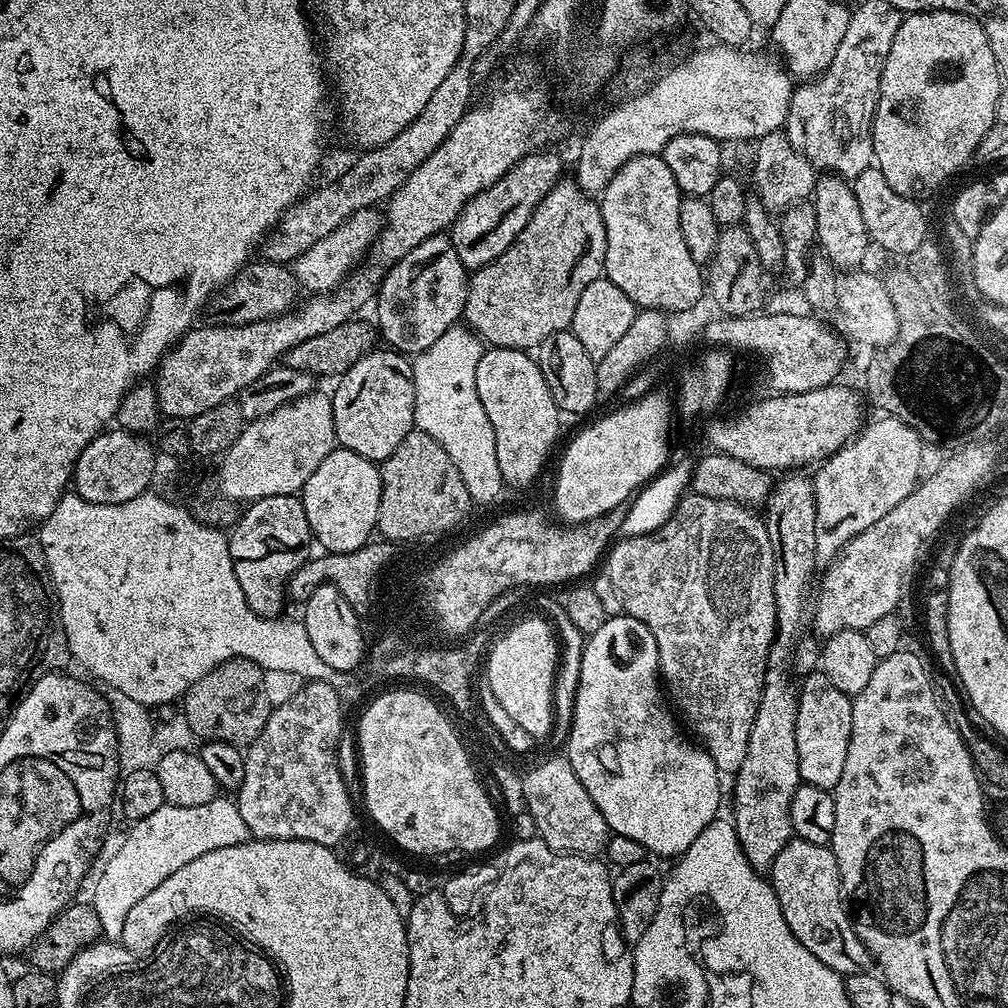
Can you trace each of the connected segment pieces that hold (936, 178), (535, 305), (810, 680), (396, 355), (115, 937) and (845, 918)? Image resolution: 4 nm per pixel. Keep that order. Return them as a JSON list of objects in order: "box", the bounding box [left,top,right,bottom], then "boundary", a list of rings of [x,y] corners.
[{"box":[872,12,1002,198],"boundary":[[[909,12],[901,19],[898,34],[894,34],[894,43],[890,46],[890,54],[886,54],[886,62],[880,79],[880,97],[876,113],[872,119],[872,154],[875,167],[880,169],[886,182],[898,194],[909,198],[919,197],[919,192],[932,192],[939,184],[944,184],[964,163],[976,155],[978,142],[982,142],[986,130],[990,130],[990,122],[994,122],[994,105],[998,102],[998,94],[1002,87],[1002,79],[995,64],[993,51],[984,33],[984,25],[975,15],[963,12]]]},{"box":[462,178,606,350],"boundary":[[[562,178],[538,202],[538,210],[526,222],[522,234],[494,262],[475,269],[468,281],[468,297],[462,317],[485,345],[493,348],[536,350],[550,334],[569,331],[574,318],[574,306],[582,298],[582,290],[590,282],[601,279],[606,258],[606,226],[599,203],[580,189],[575,179]]]},{"box":[795,670,853,789],"boundary":[[[813,670],[803,677],[797,700],[795,744],[798,746],[798,770],[803,783],[819,788],[835,789],[842,778],[842,765],[846,763],[846,750],[850,750],[852,733],[853,697],[842,694],[824,672]]]},{"box":[330,350,414,462],"boundary":[[[373,350],[367,352],[350,370],[335,381],[336,389],[330,392],[334,410],[334,434],[336,443],[354,454],[373,462],[383,462],[402,446],[402,438],[414,430],[414,382],[412,381],[412,360],[395,350]]]},{"box":[90,795,250,942],"boundary":[[[217,795],[215,800],[206,802],[202,806],[174,806],[165,802],[154,814],[135,821],[132,828],[119,841],[120,856],[109,855],[104,864],[104,873],[97,875],[95,880],[97,888],[90,901],[92,908],[98,914],[98,922],[102,922],[102,936],[108,942],[120,942],[126,935],[124,927],[128,924],[128,915],[144,904],[146,894],[158,890],[174,874],[174,870],[182,870],[186,862],[194,862],[194,858],[202,858],[202,854],[210,854],[210,850],[222,850],[226,846],[238,846],[245,844],[250,839],[250,833],[246,821],[238,810],[235,799],[227,795]]]},{"box":[768,837,874,978],"boundary":[[[793,837],[778,854],[768,878],[791,932],[823,965],[845,978],[873,967],[874,958],[858,938],[853,917],[846,907],[837,859],[829,845]]]}]

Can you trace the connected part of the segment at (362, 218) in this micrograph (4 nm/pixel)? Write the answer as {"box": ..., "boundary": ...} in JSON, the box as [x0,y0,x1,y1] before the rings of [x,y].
{"box":[294,208,382,294],"boundary":[[[376,208],[358,210],[338,230],[330,230],[326,238],[321,238],[319,242],[314,242],[306,254],[302,254],[294,262],[294,275],[297,285],[304,288],[308,294],[327,294],[336,291],[348,279],[350,273],[357,267],[358,261],[367,253],[372,246],[372,241],[380,234],[382,227],[382,216]]]}

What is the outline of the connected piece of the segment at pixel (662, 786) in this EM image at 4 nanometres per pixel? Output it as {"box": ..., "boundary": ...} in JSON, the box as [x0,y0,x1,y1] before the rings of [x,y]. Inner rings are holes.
{"box":[566,614,722,858],"boundary":[[[627,614],[609,616],[604,621],[604,625],[584,641],[580,685],[578,686],[578,694],[576,695],[572,733],[568,736],[566,755],[570,766],[574,770],[574,774],[578,774],[578,782],[582,782],[582,786],[586,786],[586,794],[590,794],[590,798],[594,798],[594,806],[598,806],[602,818],[606,818],[609,829],[615,835],[634,838],[634,842],[638,842],[653,857],[672,856],[671,858],[676,858],[679,857],[680,853],[688,849],[690,842],[694,842],[694,838],[698,838],[698,834],[702,834],[702,830],[706,830],[706,826],[711,820],[717,819],[719,812],[716,811],[720,808],[720,780],[722,780],[722,776],[721,773],[717,772],[710,754],[705,752],[703,747],[693,743],[687,735],[684,737],[676,729],[677,717],[673,715],[669,705],[666,703],[666,696],[662,691],[662,680],[658,675],[659,670],[658,646],[654,642],[654,634],[650,634],[648,627],[642,622],[638,622],[638,618]]]}

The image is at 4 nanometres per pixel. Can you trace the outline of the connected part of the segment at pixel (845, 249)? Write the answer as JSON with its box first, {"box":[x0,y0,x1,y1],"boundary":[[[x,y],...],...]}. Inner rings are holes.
{"box":[810,174,870,270],"boundary":[[[824,174],[817,179],[816,190],[810,197],[810,204],[817,215],[815,243],[824,247],[827,263],[833,269],[856,270],[864,260],[864,251],[870,248],[866,222],[862,222],[862,210],[858,210],[858,198],[854,198],[851,183],[845,177]]]}

